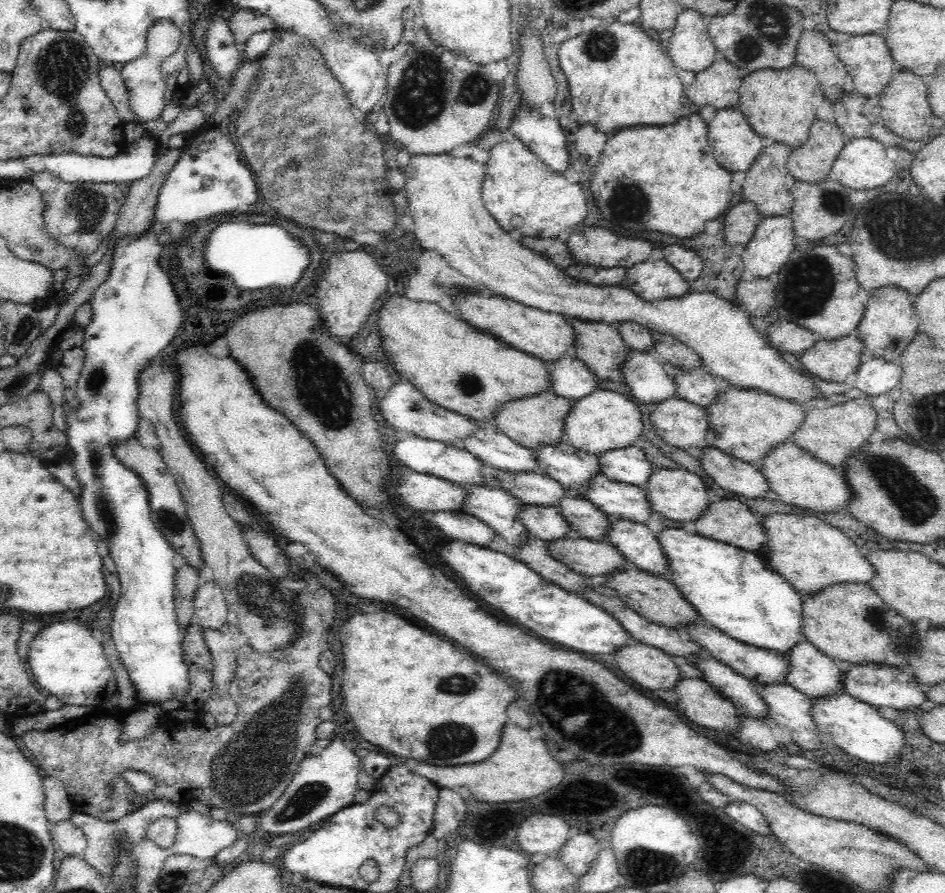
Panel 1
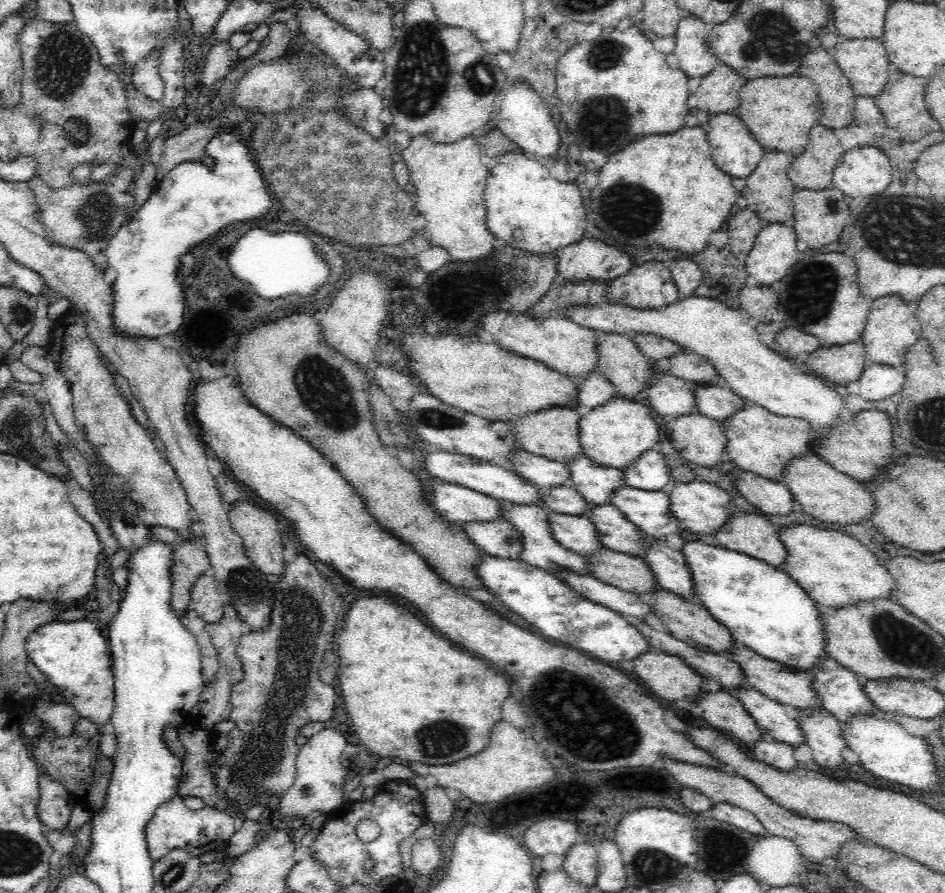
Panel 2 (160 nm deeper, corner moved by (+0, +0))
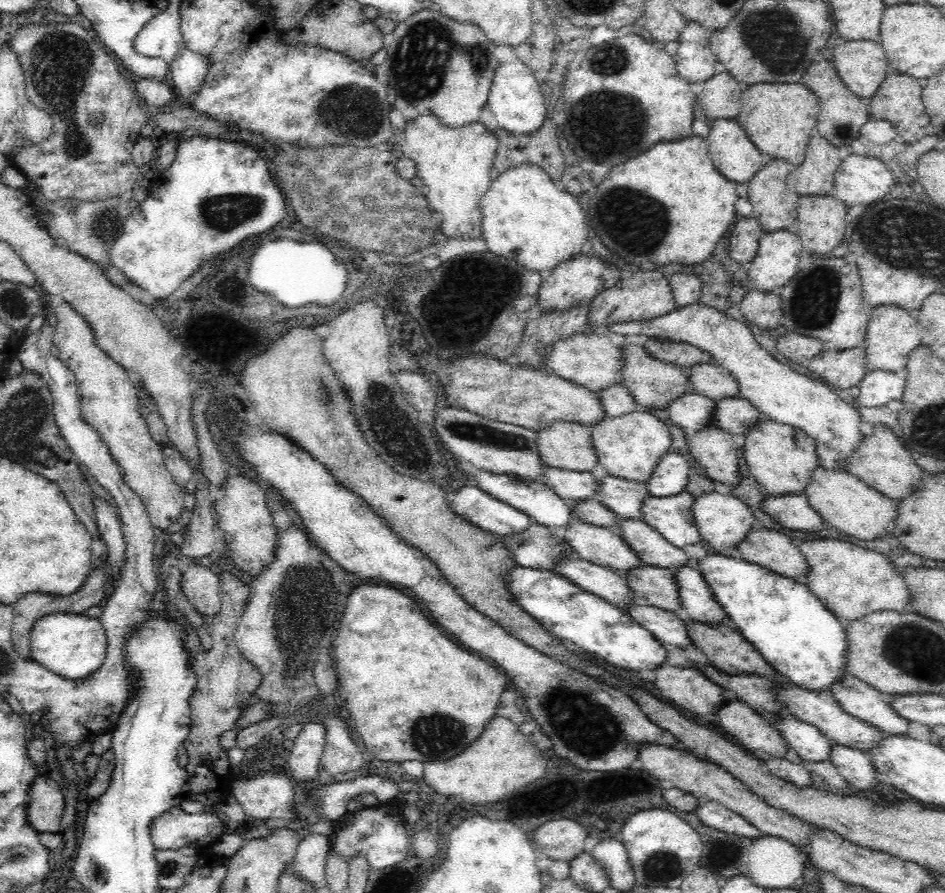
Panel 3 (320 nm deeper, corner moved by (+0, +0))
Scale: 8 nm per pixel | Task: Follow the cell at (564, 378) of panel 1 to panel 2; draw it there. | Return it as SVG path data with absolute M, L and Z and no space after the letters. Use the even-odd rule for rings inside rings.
M598 370L577 381L580 406L595 409L617 397L616 387Z

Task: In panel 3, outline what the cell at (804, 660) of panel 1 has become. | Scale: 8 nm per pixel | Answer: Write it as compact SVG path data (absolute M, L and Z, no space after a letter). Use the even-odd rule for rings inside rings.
M849 673L831 686L831 693L850 716L876 726L887 736L908 736L909 721L892 708L892 696Z

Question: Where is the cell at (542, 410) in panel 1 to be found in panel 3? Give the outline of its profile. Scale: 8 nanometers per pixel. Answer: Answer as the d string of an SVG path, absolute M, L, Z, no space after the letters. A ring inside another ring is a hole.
M553 422L537 432L537 449L548 467L592 472L598 466L591 427L576 422Z

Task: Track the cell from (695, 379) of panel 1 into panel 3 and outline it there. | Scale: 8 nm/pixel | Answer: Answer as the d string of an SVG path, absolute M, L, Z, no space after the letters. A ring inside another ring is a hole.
M725 398L716 403L714 426L731 435L745 435L762 418L759 410L744 398Z

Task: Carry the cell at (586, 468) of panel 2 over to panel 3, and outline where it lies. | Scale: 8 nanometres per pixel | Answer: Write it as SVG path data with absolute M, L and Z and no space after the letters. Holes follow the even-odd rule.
M607 475L599 480L598 501L621 519L643 520L642 505L649 499L647 485Z

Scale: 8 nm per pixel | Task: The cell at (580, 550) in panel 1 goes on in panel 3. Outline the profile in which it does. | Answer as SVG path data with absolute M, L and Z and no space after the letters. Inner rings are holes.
M644 565L625 577L633 594L643 603L685 616L674 569Z

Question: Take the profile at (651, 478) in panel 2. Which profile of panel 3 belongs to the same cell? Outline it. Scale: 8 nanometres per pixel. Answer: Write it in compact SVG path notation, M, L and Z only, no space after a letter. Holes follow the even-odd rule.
M666 453L648 479L647 489L652 497L666 498L685 491L692 463L680 453Z

